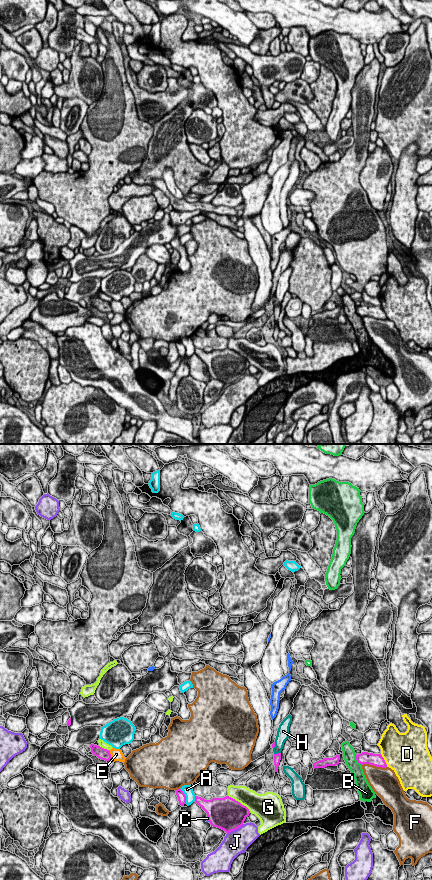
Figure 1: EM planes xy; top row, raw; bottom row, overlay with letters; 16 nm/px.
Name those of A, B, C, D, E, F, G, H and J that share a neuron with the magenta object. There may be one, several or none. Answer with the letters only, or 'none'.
E

